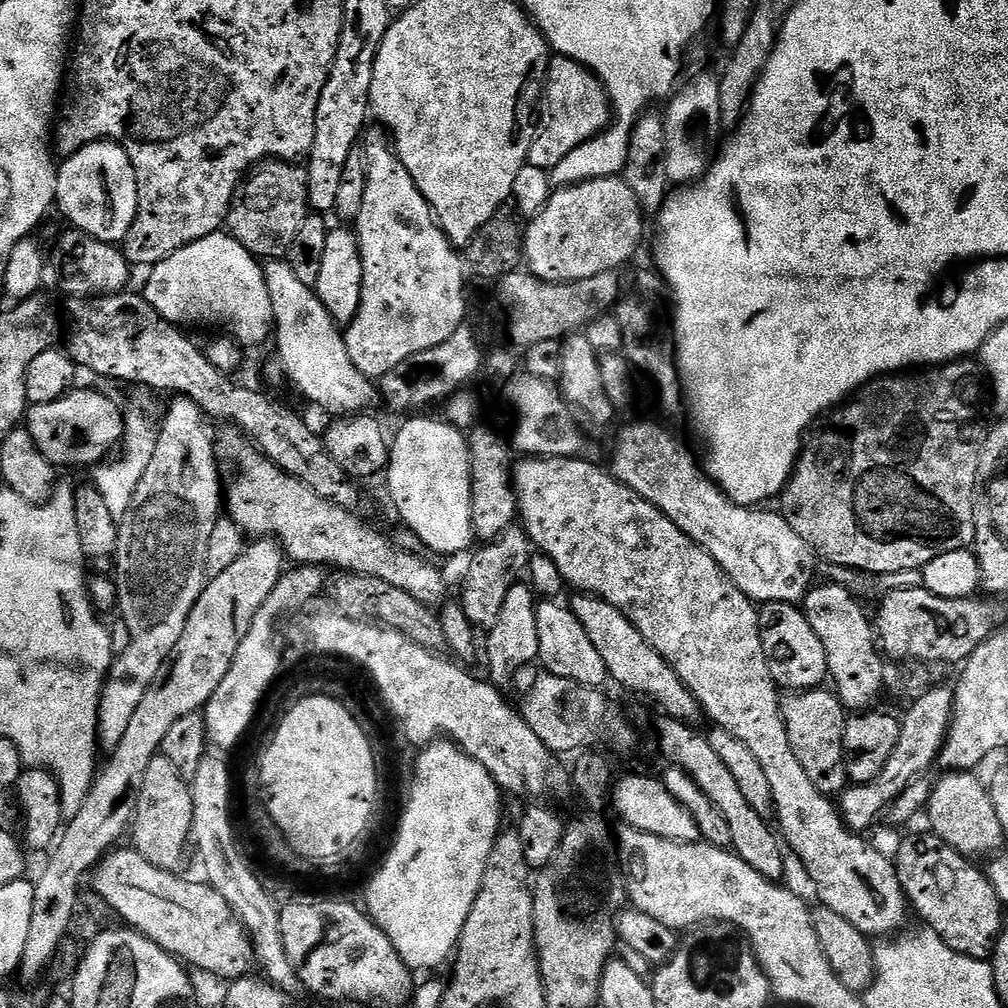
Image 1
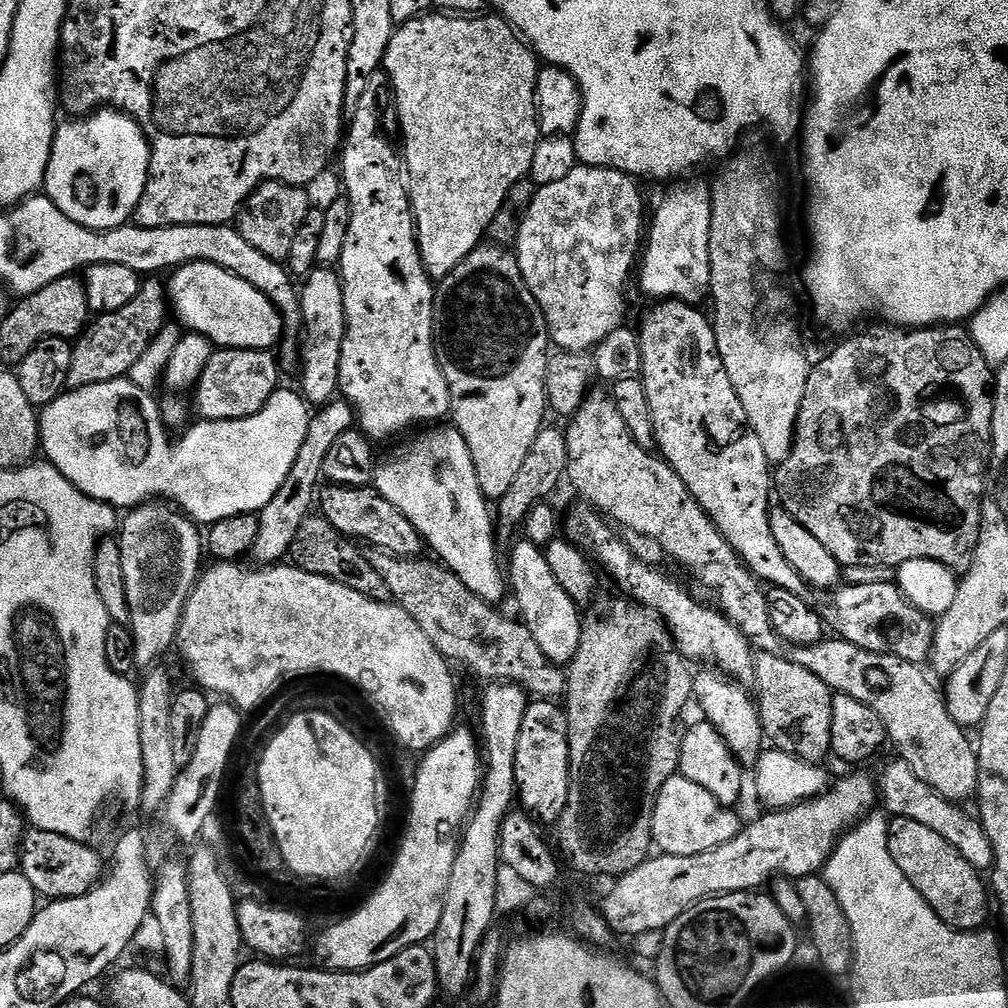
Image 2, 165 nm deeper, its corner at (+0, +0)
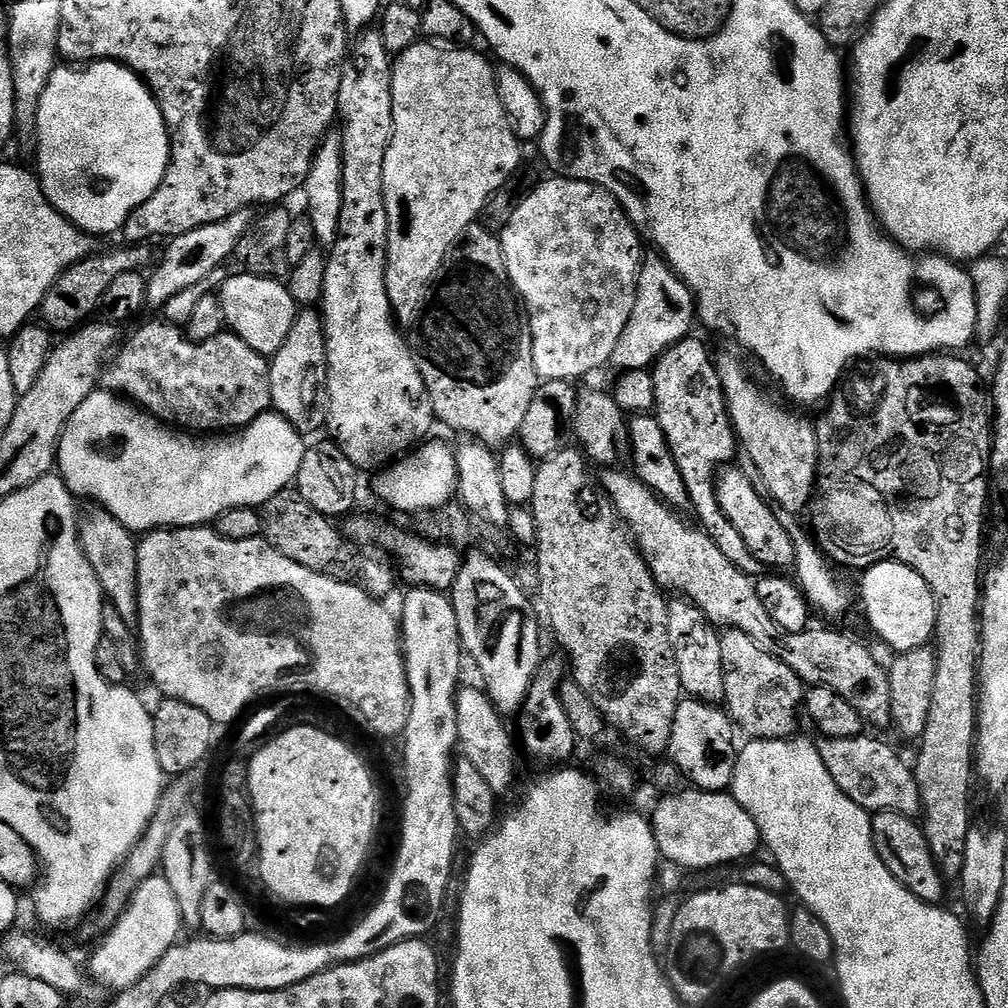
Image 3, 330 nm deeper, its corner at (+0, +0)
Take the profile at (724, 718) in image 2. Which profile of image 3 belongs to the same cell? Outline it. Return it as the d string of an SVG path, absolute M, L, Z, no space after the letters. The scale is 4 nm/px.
M684 602L679 603L673 603L670 611L672 634L673 637L678 638L676 661L680 663L680 677L685 693L693 700L703 700L706 704L719 705L728 694L724 641L721 633L717 625L713 624L699 608Z

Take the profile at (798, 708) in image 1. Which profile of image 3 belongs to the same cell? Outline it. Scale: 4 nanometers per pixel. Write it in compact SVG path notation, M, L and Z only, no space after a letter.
M728 630L723 633L722 639L724 641L724 664L727 671L727 690L728 694L726 697L726 711L729 716L732 717L733 721L742 729L743 735L745 732L745 737L751 738L753 740L790 740L797 735L796 732L800 728L800 716L802 720L802 709L806 704L806 685L804 681L798 678L798 674L794 674L794 670L790 670L790 666L786 666L786 662L782 662L776 655L772 652L768 652L761 646L757 640L750 638L746 634L735 630Z

